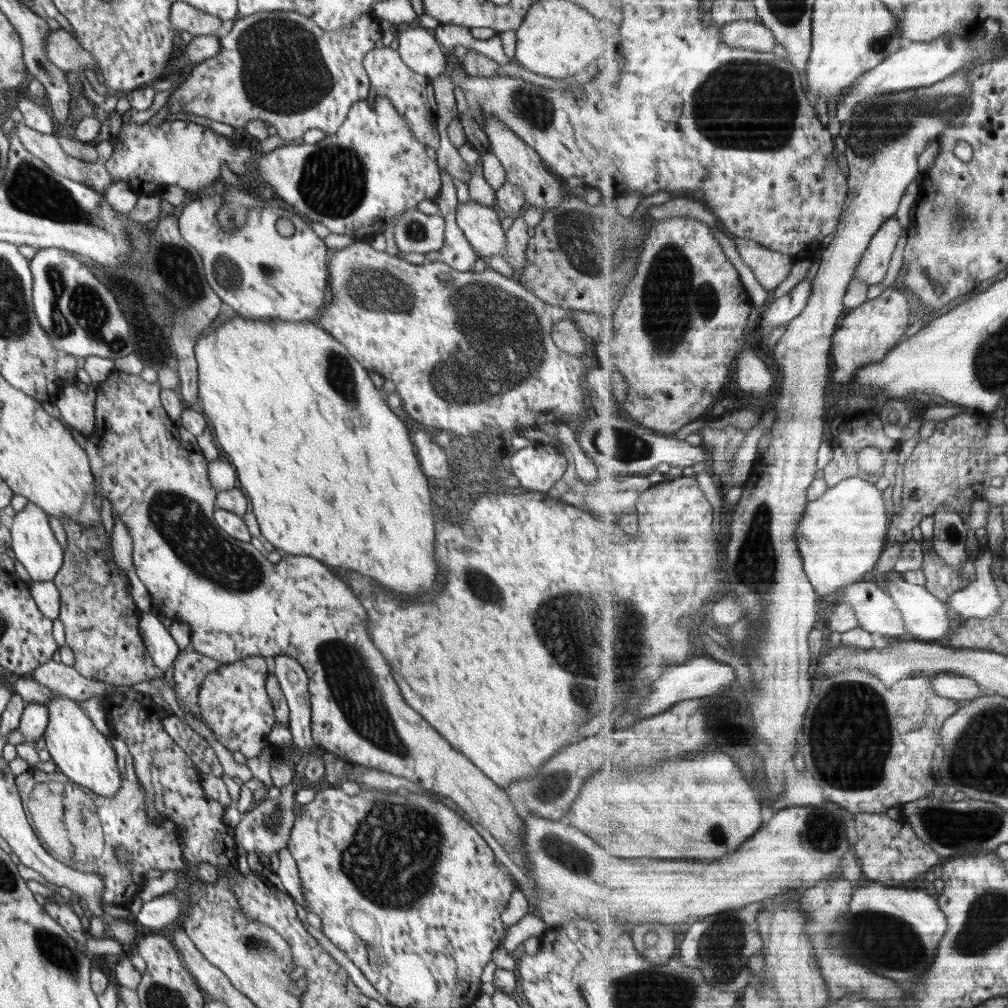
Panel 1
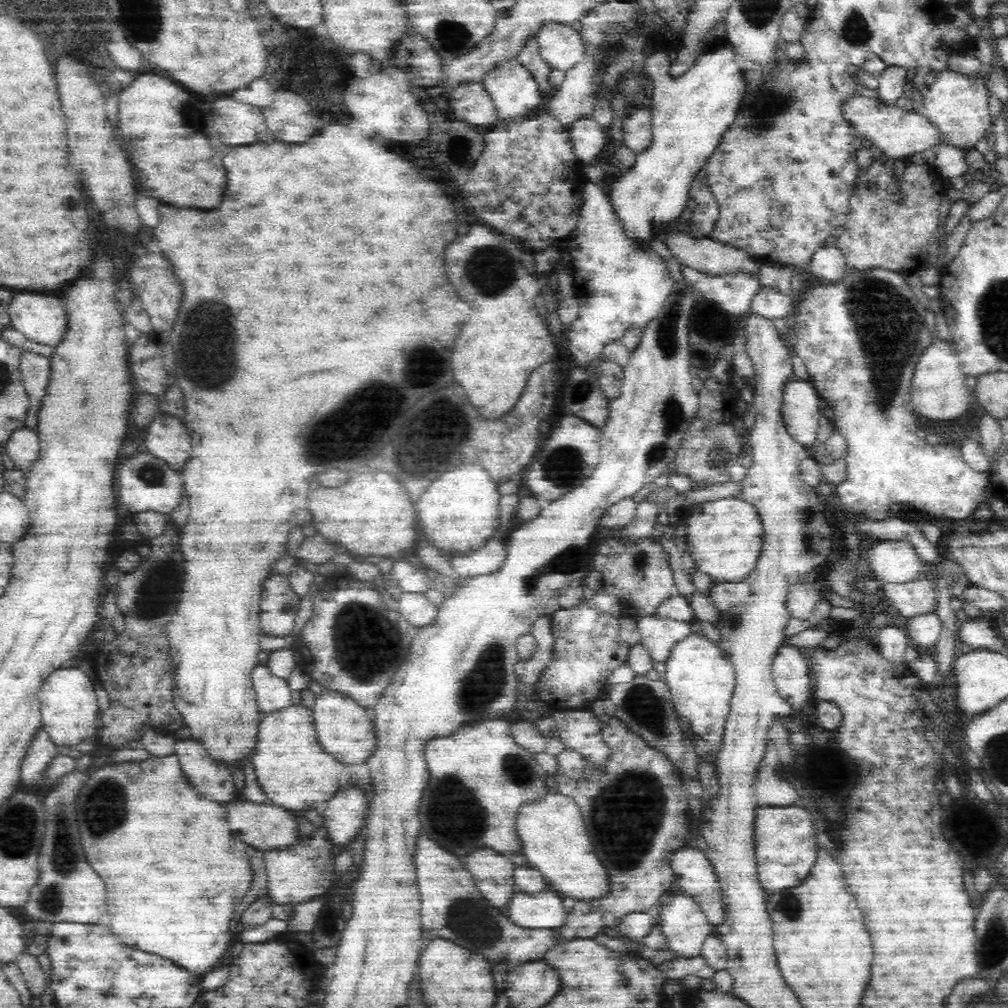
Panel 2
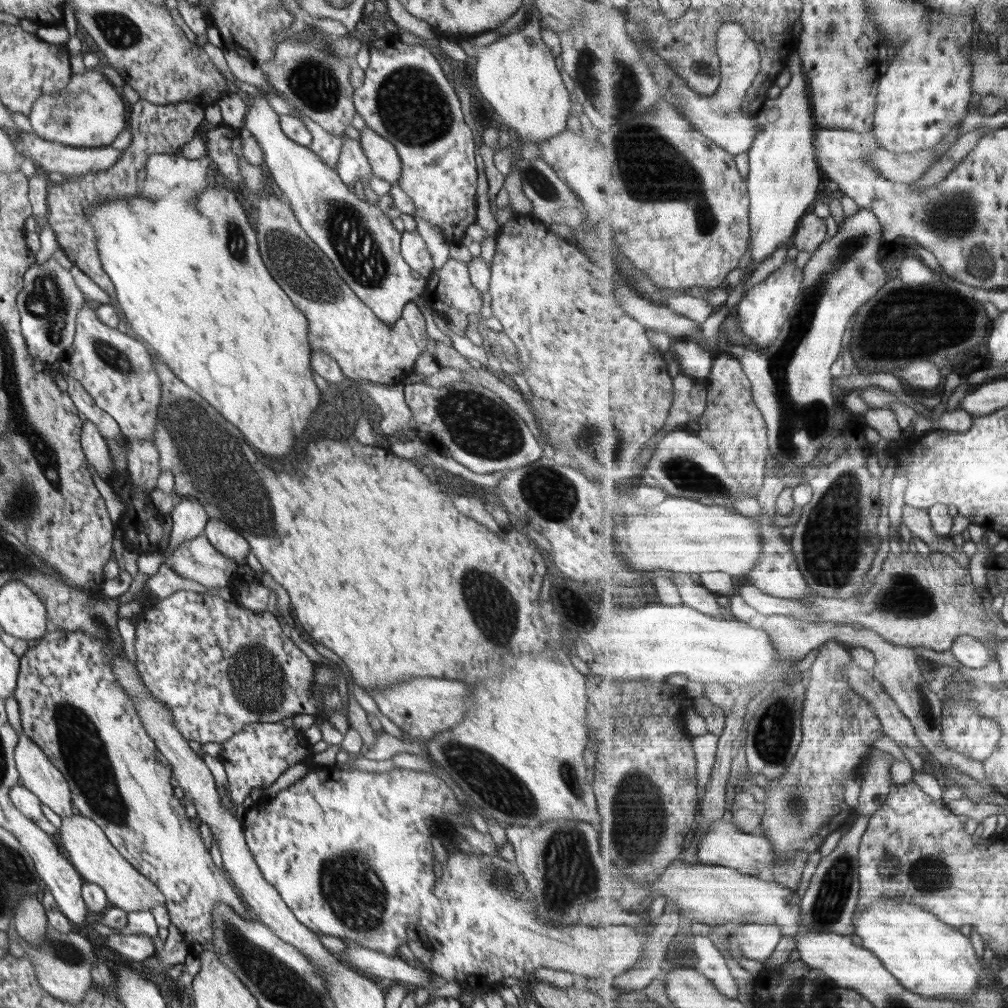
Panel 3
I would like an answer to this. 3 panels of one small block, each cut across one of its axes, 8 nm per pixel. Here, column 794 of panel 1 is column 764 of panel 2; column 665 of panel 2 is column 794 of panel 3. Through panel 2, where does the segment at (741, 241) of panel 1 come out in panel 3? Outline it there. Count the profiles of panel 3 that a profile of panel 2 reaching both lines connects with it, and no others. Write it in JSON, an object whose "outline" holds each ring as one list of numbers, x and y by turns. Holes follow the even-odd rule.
{"outline":[[811,212,804,216,793,242,799,249,813,255,830,238,828,220]]}

